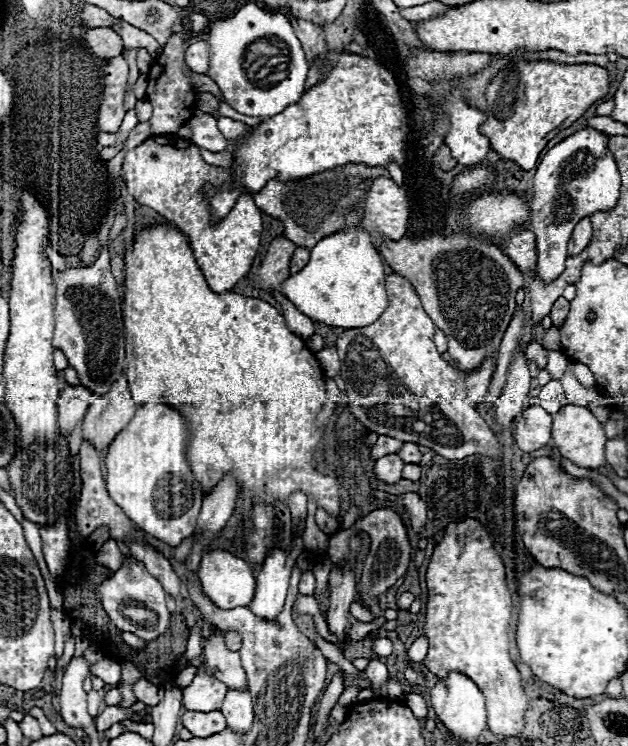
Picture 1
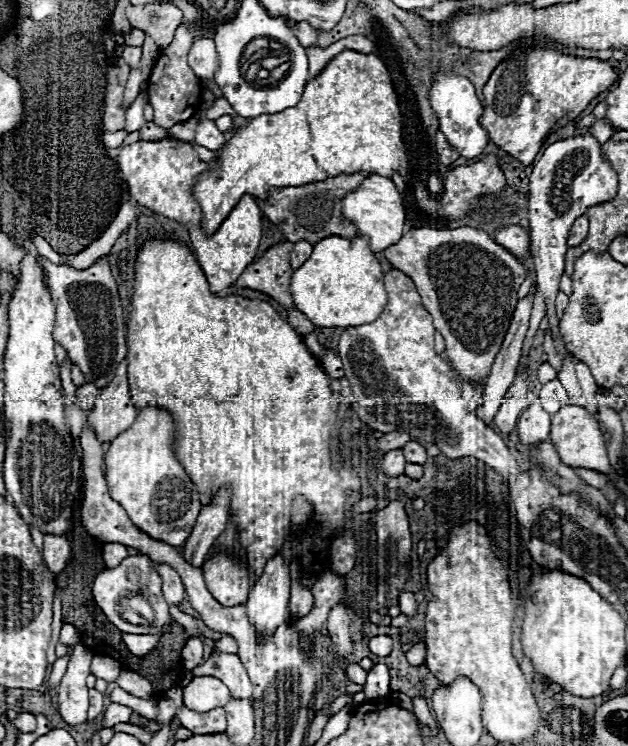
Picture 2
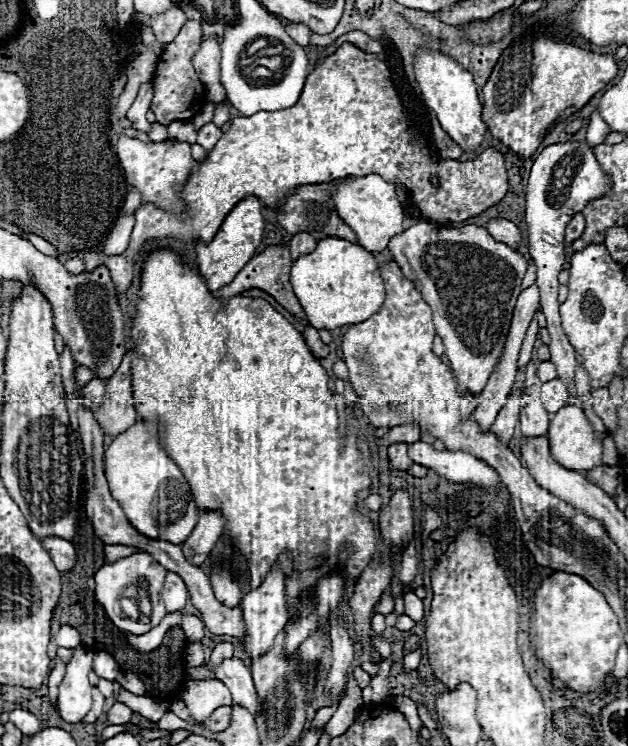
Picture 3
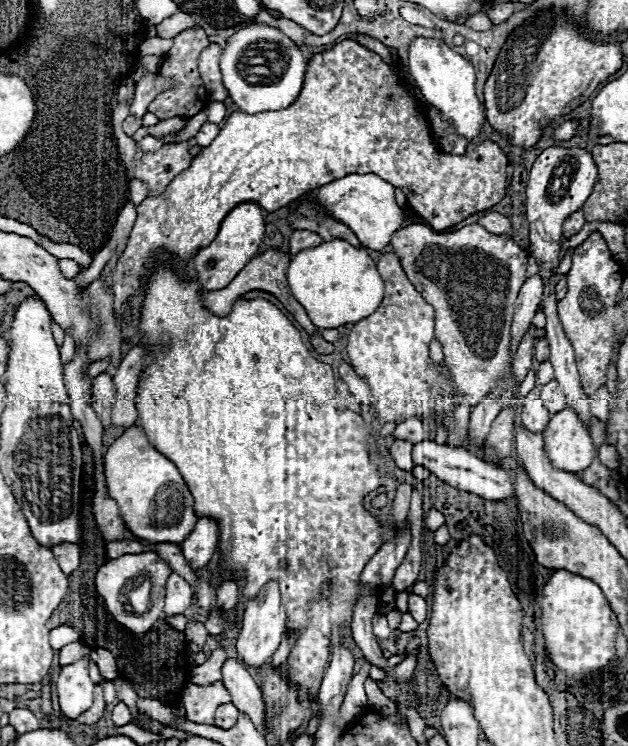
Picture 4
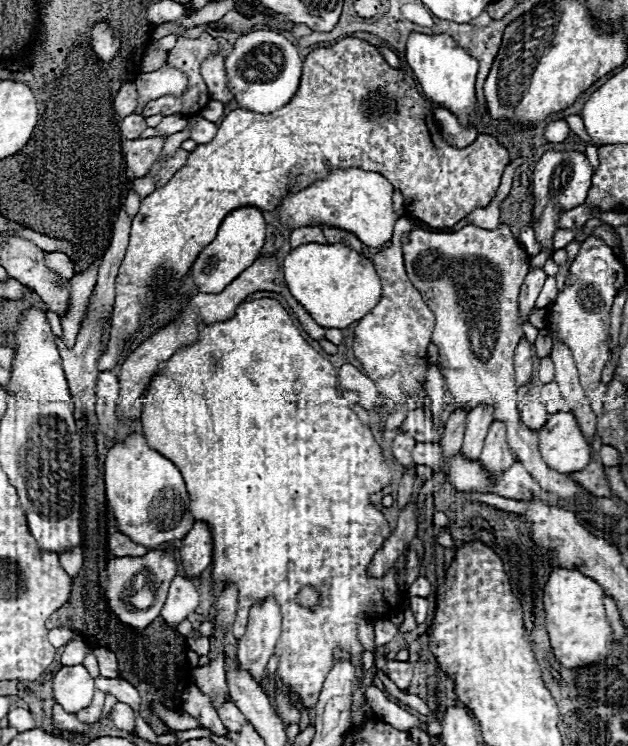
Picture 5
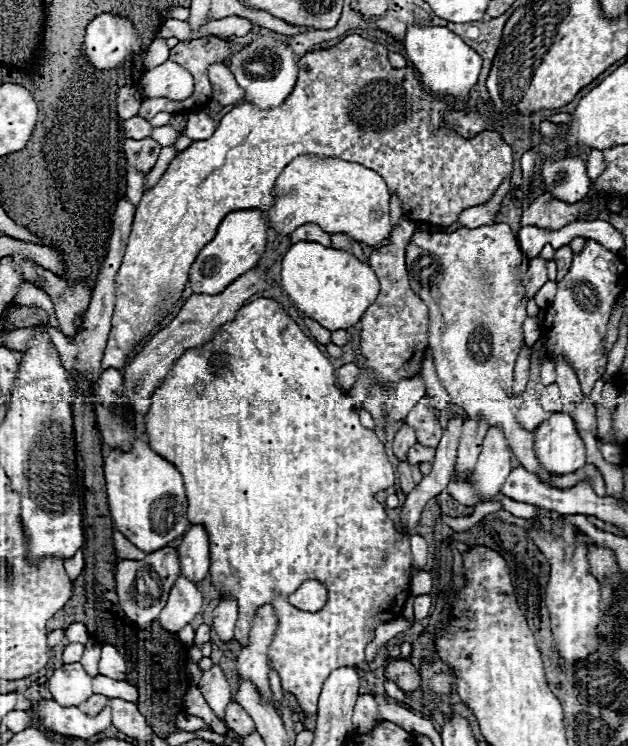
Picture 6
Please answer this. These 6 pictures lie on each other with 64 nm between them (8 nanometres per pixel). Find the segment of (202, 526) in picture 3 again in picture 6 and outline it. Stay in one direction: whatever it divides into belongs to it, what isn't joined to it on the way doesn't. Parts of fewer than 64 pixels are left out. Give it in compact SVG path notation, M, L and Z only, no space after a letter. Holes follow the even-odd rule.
M200 524L192 526L184 534L178 554L180 554L180 564L182 564L182 576L192 580L194 584L202 582L208 574L210 556L208 556L208 536Z

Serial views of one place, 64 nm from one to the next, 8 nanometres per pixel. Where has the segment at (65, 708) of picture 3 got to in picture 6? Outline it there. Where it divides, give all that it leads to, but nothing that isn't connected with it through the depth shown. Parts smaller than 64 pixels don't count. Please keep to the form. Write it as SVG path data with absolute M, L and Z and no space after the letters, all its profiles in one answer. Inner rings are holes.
M64 664L48 678L48 686L52 692L52 698L62 706L78 706L80 702L88 700L92 696L92 678L84 672L82 664Z

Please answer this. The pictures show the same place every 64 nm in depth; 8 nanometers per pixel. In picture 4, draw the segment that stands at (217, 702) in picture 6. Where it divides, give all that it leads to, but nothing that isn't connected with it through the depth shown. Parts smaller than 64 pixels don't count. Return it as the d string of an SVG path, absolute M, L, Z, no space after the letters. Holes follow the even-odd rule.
M218 648L212 652L212 656L200 664L194 666L190 670L190 682L200 684L200 686L208 686L208 684L216 684L222 680L222 664L226 662L226 650Z

